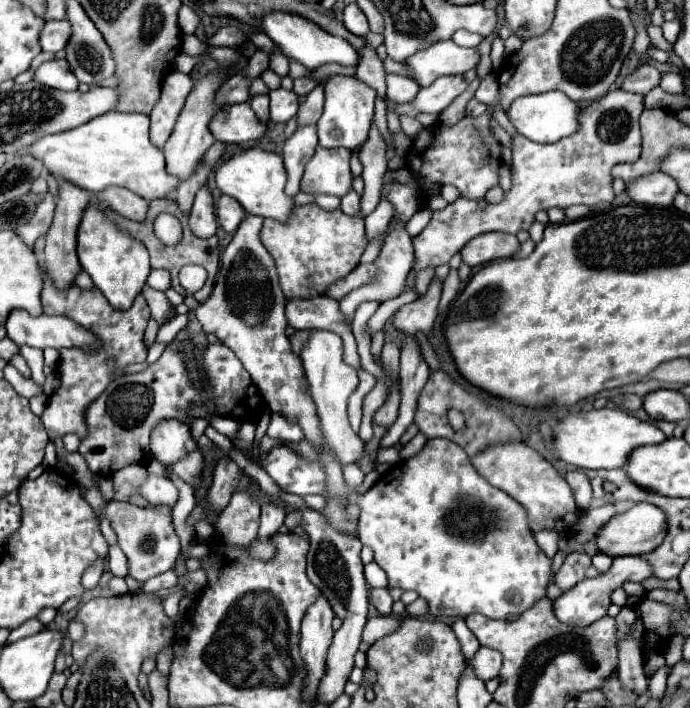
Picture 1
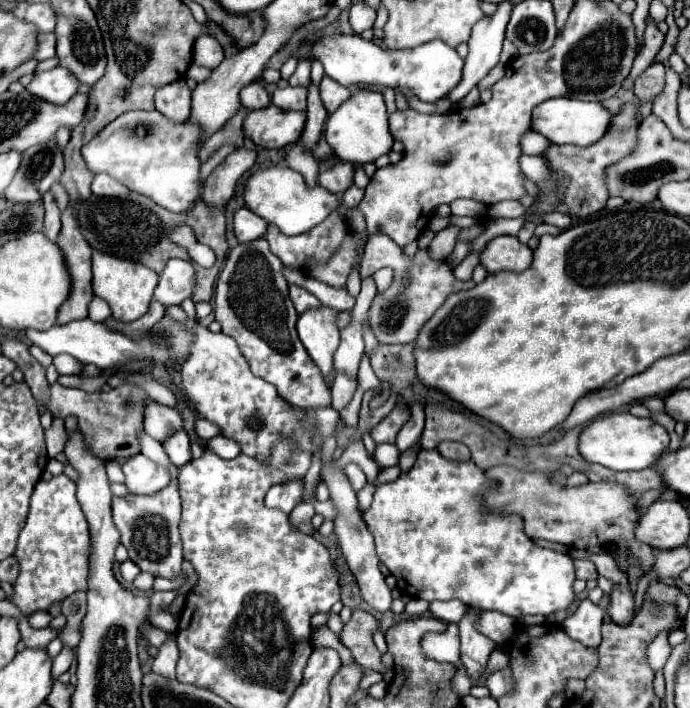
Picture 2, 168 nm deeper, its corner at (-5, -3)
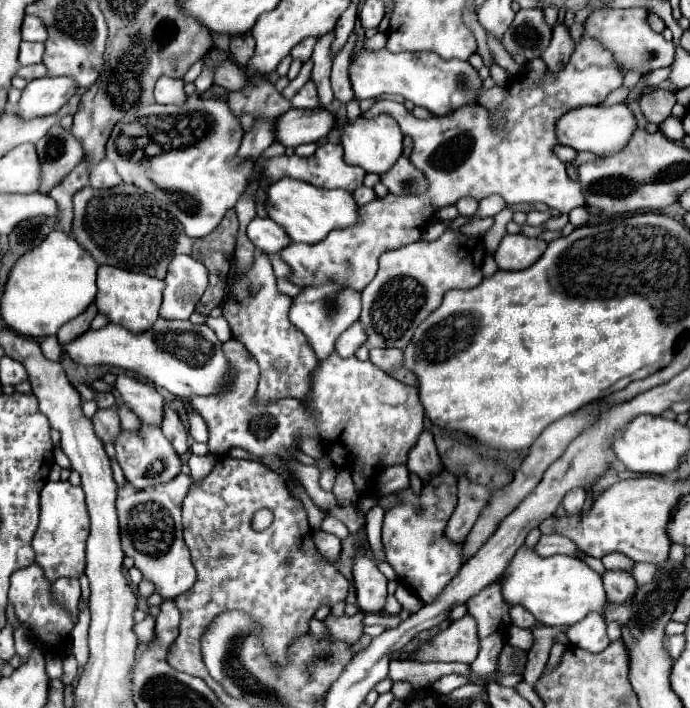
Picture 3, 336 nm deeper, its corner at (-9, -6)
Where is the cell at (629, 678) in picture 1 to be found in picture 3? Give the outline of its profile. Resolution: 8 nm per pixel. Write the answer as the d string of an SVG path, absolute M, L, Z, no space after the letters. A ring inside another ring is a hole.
M606 570L602 574L602 580L604 580L606 594L610 598L610 604L614 604L614 606L630 600L638 588L632 574L624 572L624 570Z

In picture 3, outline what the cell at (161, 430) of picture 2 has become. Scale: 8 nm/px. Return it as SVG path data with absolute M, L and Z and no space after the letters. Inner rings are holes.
M118 374L114 388L120 392L124 404L134 410L134 414L144 422L144 424L160 424L162 414L164 414L164 398L148 384L138 382L132 376Z

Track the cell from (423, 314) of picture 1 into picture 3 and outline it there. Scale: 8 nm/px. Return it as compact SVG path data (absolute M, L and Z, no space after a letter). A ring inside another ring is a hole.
M446 228L438 240L418 240L398 250L384 252L380 256L380 268L374 280L362 290L362 314L360 322L372 348L406 348L418 324L422 324L442 302L442 296L452 288L474 288L482 282L482 262L486 256L484 240L480 236L466 236L460 228Z

